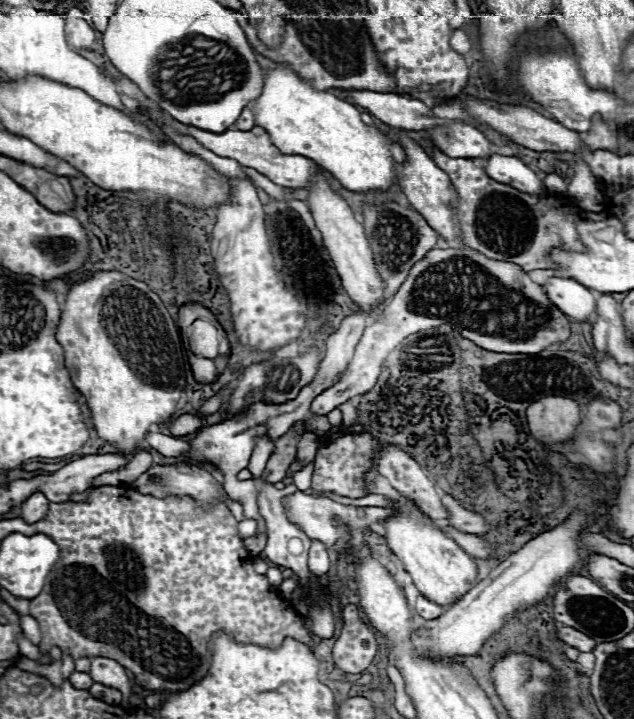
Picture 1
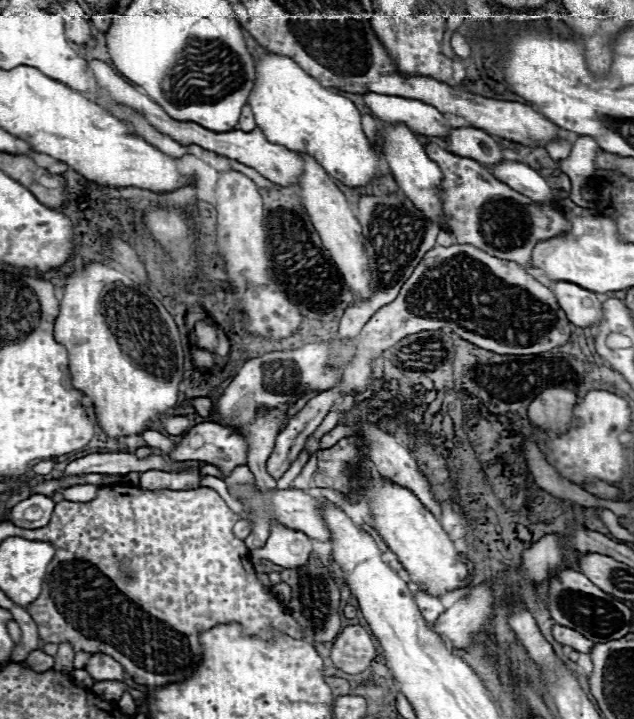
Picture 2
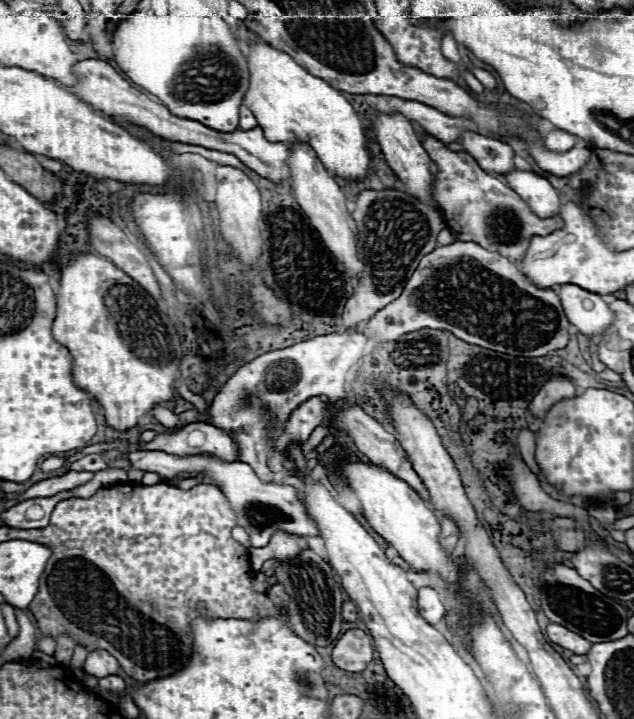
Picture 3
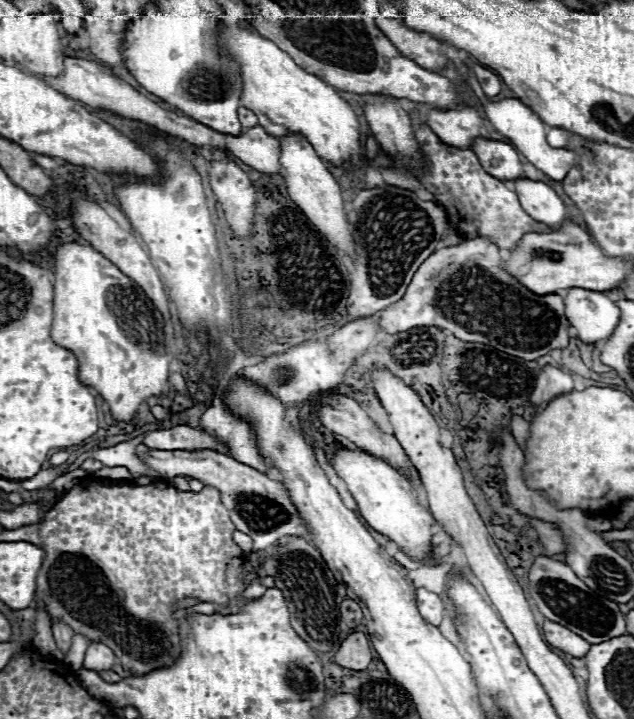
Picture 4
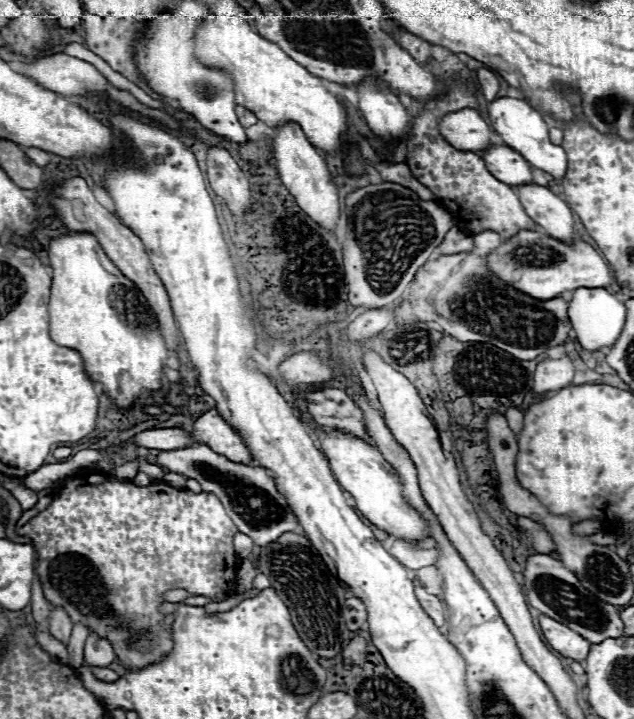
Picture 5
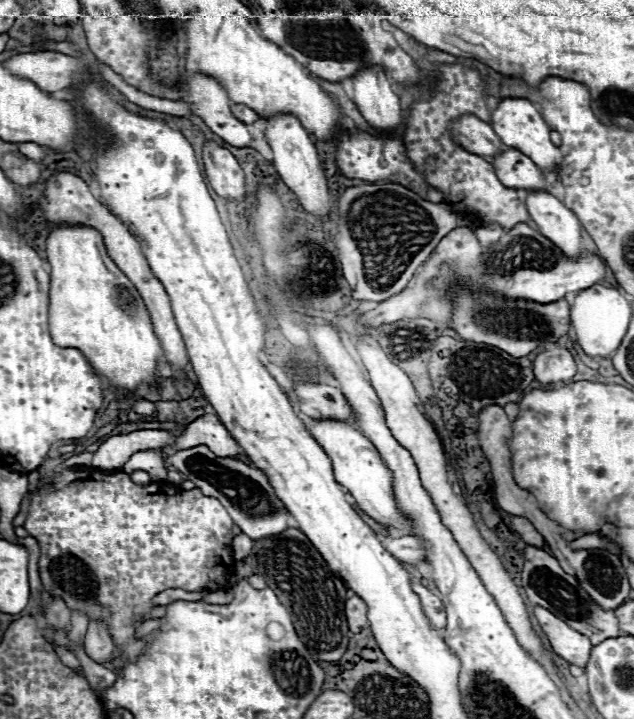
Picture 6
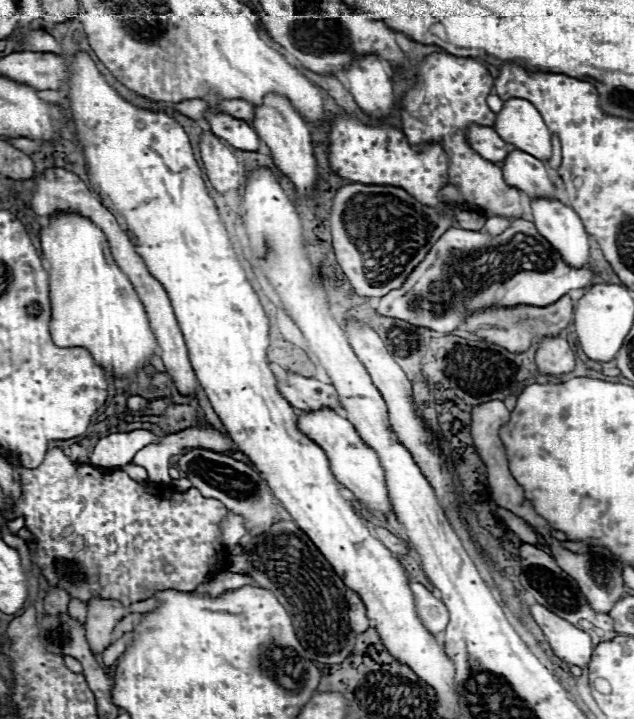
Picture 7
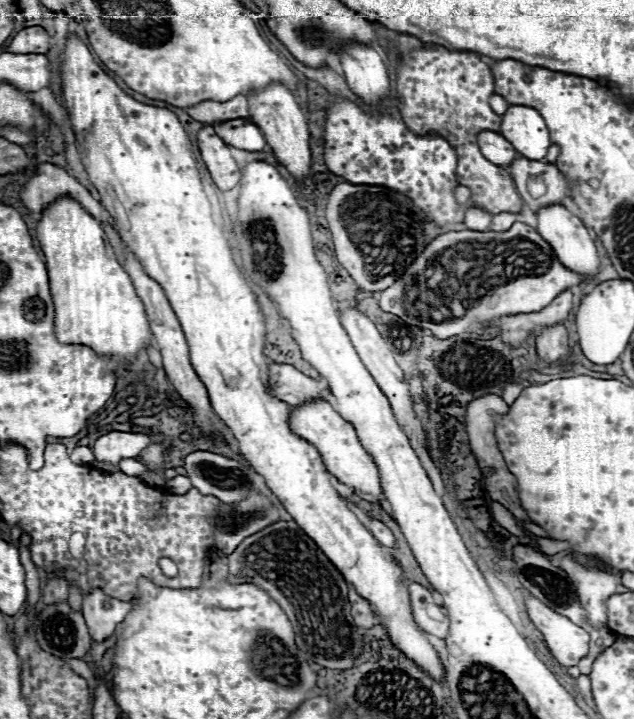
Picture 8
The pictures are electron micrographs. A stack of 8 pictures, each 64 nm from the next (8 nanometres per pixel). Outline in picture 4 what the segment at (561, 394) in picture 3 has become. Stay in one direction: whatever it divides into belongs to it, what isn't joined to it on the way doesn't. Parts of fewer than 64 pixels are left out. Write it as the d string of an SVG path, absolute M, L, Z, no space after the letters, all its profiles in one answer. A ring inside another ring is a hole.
M548 364L548 366L544 366L540 370L530 400L532 400L532 404L536 408L540 408L542 404L550 402L558 394L570 392L570 390L574 390L574 386L572 386L572 374L566 372L566 370L562 370L562 368L558 368L558 366L550 366Z

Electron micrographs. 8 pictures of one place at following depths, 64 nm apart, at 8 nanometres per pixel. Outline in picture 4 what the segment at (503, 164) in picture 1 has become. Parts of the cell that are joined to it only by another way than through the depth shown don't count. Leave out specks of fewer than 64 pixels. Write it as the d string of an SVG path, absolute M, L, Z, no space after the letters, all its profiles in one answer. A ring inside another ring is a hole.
M516 180L514 190L520 196L522 208L542 224L550 224L550 230L560 230L568 220L568 210L560 196L544 182Z

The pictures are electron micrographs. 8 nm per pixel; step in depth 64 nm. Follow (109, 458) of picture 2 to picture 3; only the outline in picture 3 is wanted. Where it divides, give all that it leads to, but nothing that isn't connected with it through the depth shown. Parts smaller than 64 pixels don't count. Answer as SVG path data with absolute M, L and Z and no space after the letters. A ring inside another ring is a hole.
M140 450L140 452L132 452L128 454L128 460L120 460L114 464L106 464L102 460L100 454L90 454L82 460L76 460L70 468L78 470L78 472L98 472L98 470L106 470L106 468L140 468L144 472L158 472L160 476L182 476L182 474L196 474L196 476L206 476L210 480L214 480L216 484L220 484L230 508L236 514L236 524L240 528L244 528L250 534L250 546L254 548L264 548L266 544L270 544L270 538L276 532L286 532L286 534L294 534L294 536L318 536L318 528L314 524L314 520L306 514L304 504L300 502L296 490L292 486L286 484L278 484L278 482L262 482L256 472L244 464L244 462L226 462L220 460L216 456L174 456L162 450Z

